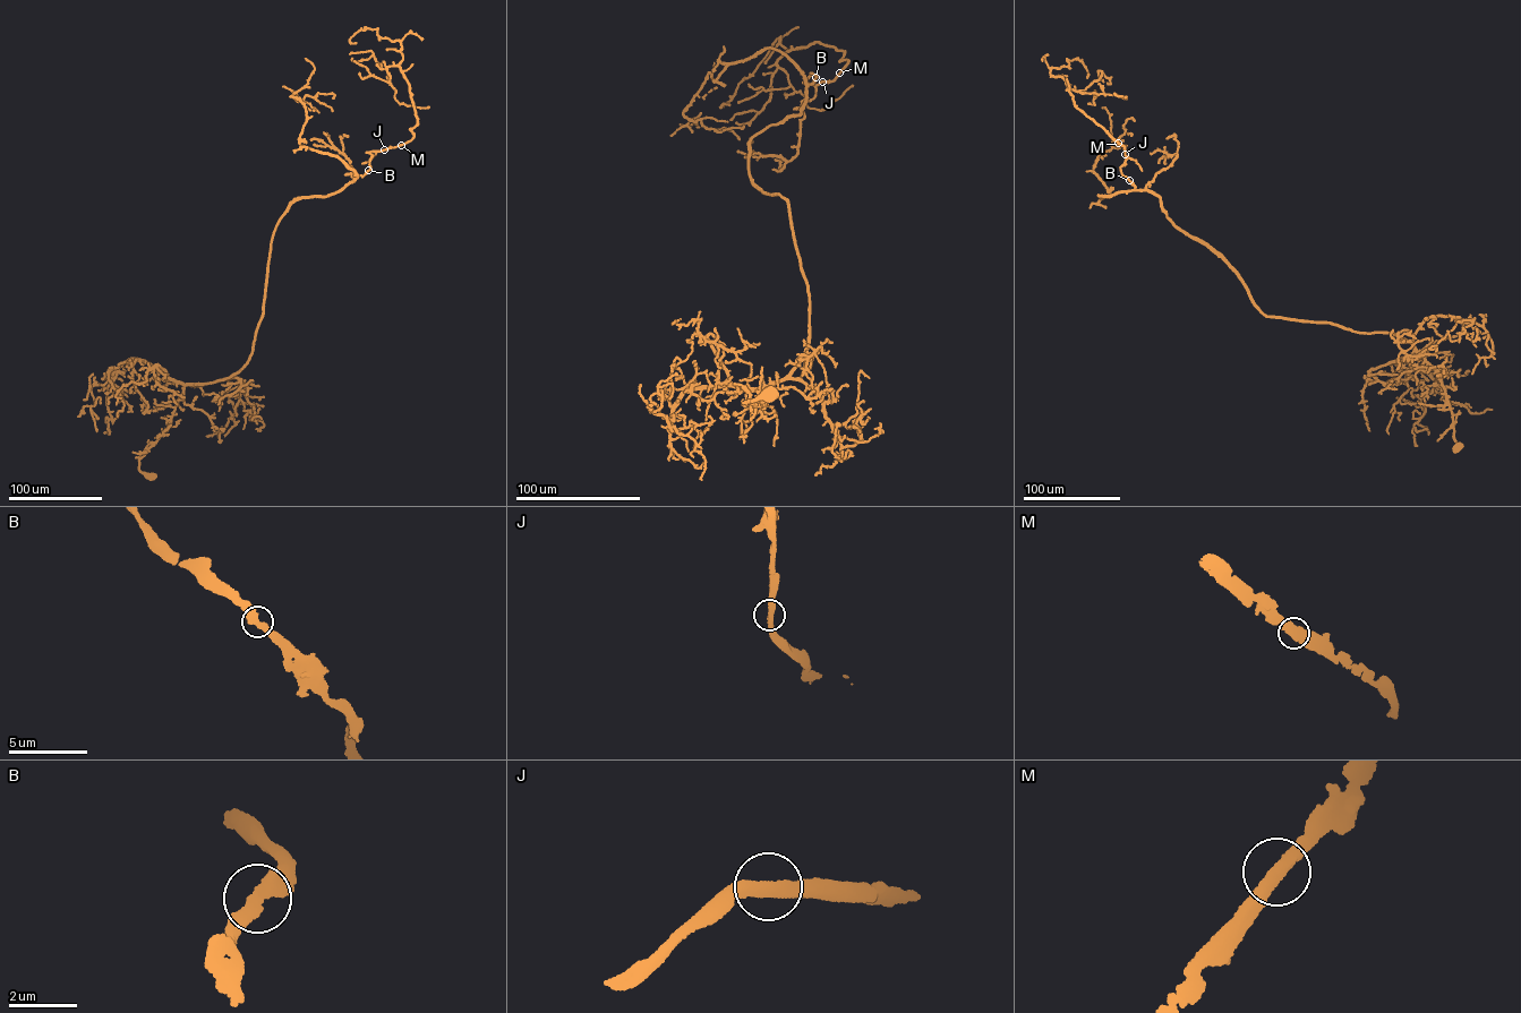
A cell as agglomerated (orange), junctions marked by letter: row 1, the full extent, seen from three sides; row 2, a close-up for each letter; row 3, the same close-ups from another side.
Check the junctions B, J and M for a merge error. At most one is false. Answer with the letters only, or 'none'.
none

